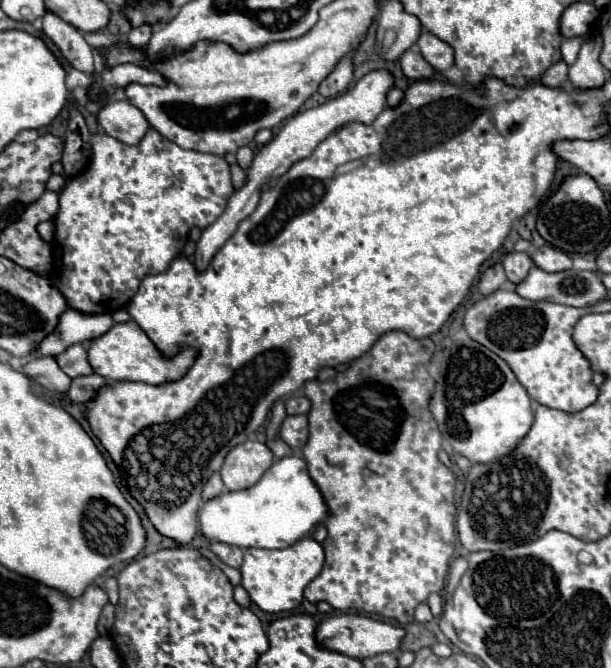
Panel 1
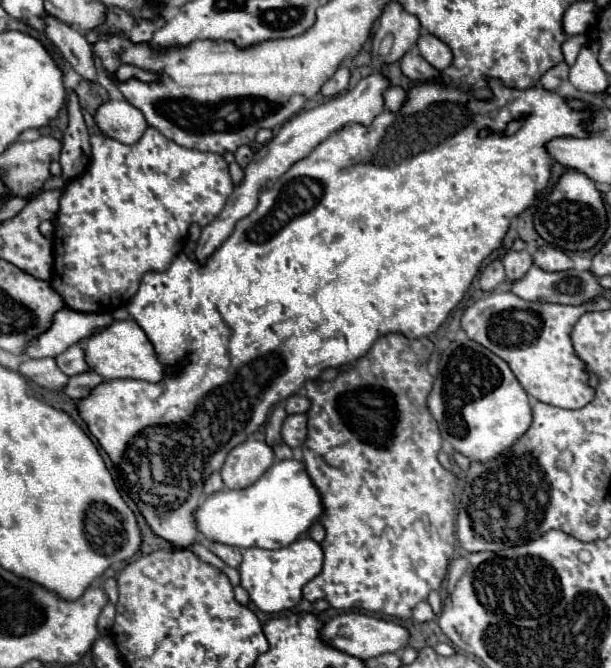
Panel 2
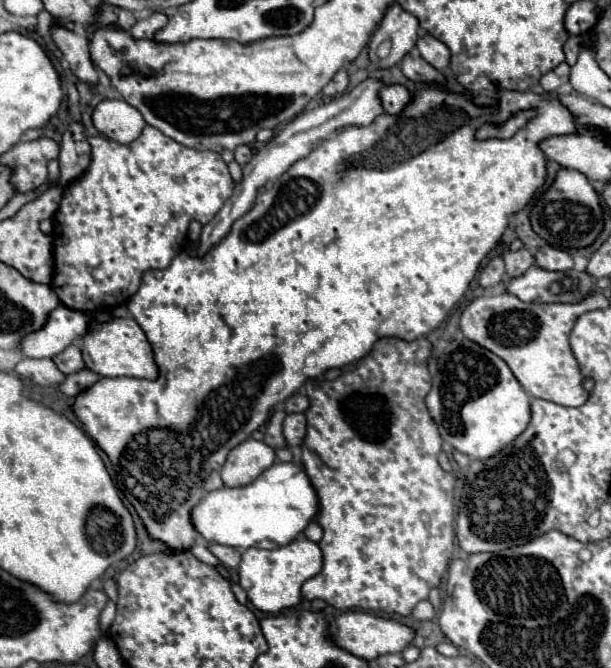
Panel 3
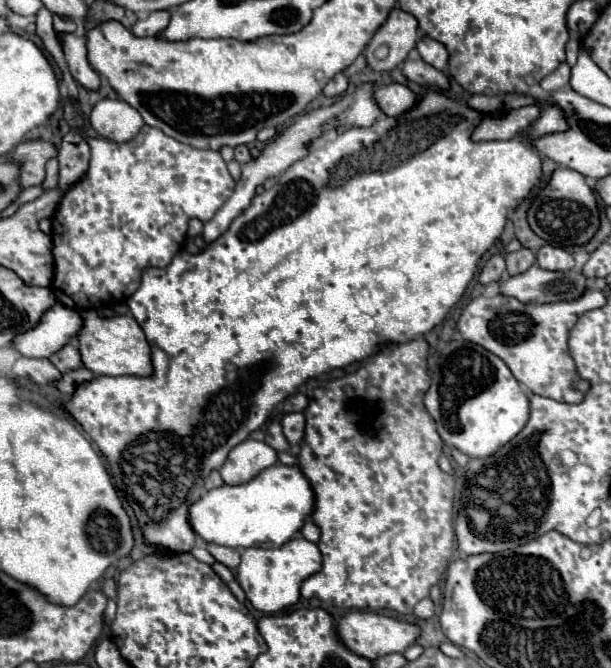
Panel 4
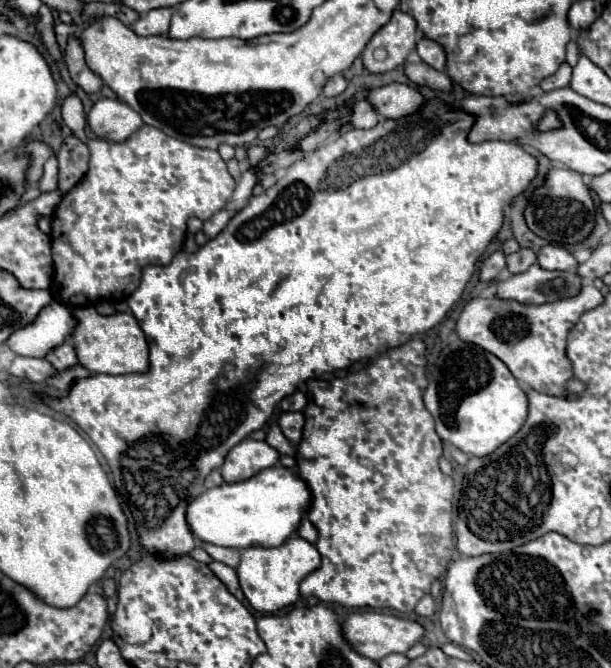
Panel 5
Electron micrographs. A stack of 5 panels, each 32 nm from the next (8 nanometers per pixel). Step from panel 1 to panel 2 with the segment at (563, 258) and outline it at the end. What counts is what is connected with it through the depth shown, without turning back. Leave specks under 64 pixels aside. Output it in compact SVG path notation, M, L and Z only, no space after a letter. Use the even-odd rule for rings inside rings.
M546 244L534 252L534 264L540 266L542 270L548 270L548 272L560 272L560 270L572 268L570 256L550 244Z

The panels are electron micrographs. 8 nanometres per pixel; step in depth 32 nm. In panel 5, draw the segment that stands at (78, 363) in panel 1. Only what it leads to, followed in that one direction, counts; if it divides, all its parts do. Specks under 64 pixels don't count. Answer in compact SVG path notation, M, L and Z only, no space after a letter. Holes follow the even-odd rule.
M64 342L60 346L56 346L48 356L44 356L56 370L66 370L74 364L78 364L76 360L76 352L74 352L74 346L70 342Z

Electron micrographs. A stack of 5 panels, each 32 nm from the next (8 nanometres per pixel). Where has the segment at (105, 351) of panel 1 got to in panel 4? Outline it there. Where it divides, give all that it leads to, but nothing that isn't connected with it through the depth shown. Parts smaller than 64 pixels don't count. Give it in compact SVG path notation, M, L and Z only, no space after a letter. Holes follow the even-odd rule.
M80 310L82 328L76 334L78 338L78 352L82 364L92 370L96 376L150 376L152 362L150 362L150 344L138 326L134 316L112 316L102 318L96 310Z

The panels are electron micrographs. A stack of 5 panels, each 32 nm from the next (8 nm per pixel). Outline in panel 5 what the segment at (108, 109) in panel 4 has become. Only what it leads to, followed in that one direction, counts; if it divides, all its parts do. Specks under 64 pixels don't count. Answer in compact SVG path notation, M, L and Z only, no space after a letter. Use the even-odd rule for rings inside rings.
M102 98L88 112L88 126L98 138L122 142L142 126L142 118L128 104Z

